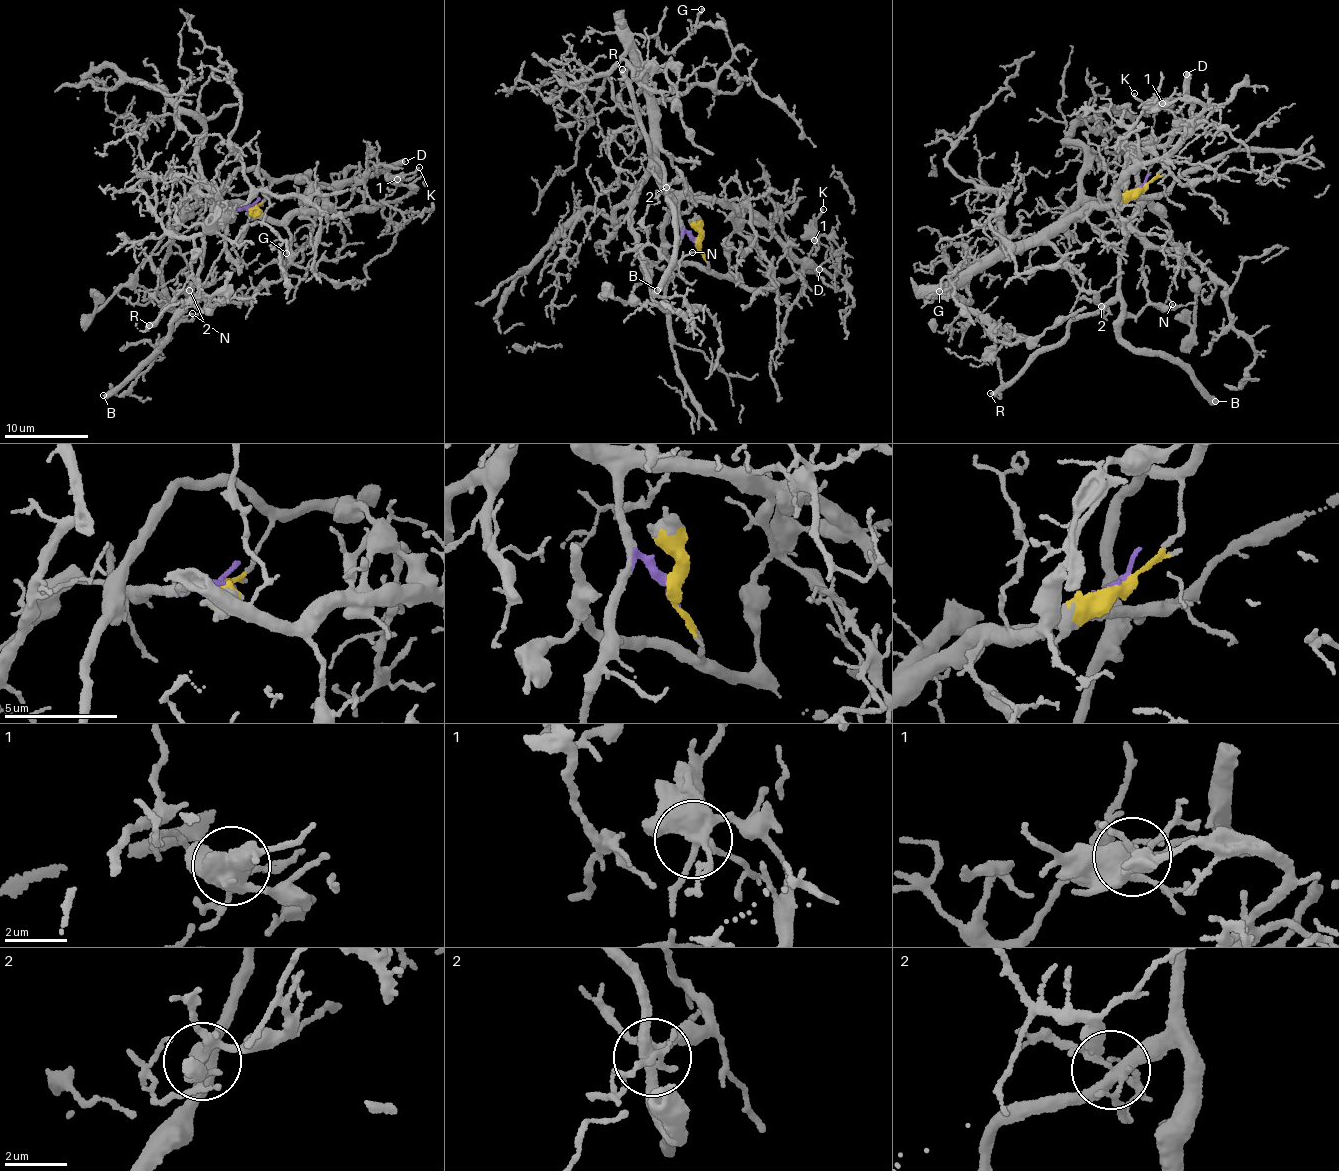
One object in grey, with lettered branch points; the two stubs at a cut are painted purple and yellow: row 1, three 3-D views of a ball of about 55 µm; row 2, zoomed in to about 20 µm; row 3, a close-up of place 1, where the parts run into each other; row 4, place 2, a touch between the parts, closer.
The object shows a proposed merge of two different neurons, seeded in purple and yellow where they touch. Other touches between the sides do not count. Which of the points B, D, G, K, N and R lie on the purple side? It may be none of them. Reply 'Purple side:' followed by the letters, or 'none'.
Purple side: G, N

